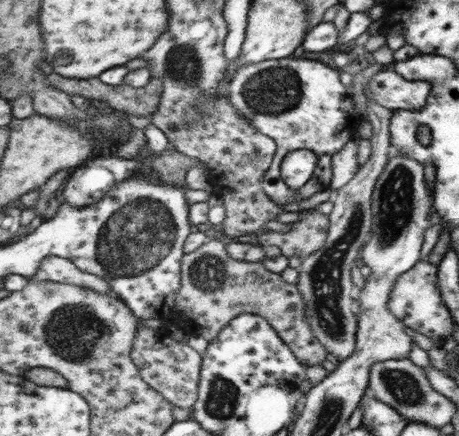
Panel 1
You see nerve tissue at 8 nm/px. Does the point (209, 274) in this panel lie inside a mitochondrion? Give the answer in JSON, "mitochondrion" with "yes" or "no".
{"mitochondrion":"yes"}

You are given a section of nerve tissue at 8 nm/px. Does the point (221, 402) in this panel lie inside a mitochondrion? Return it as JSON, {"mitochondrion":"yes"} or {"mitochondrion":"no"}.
{"mitochondrion":"yes"}

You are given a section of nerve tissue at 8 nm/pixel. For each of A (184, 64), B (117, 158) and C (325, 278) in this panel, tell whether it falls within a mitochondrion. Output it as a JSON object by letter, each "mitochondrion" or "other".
{"A":"mitochondrion","B":"other","C":"mitochondrion"}

